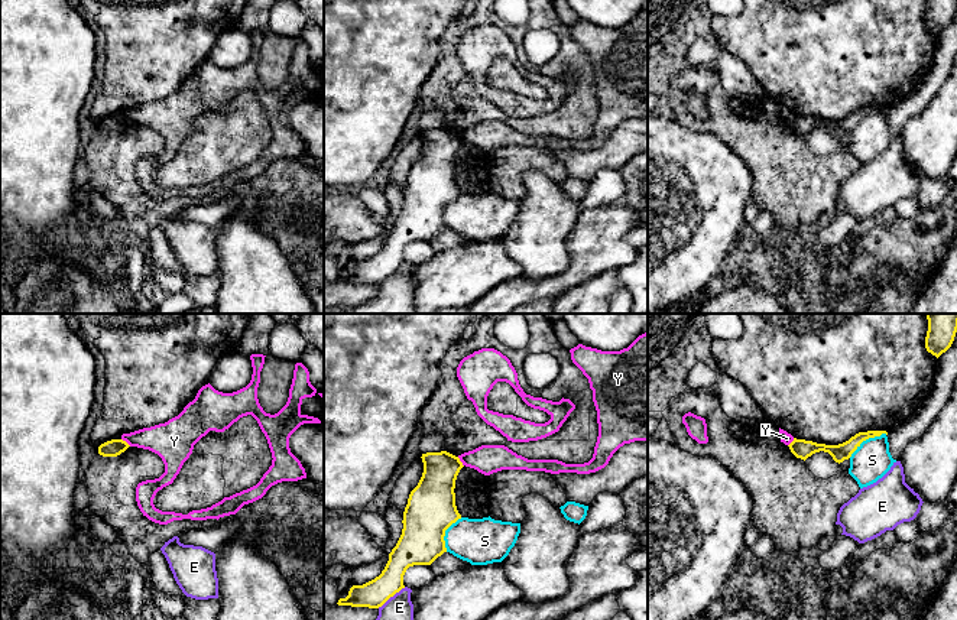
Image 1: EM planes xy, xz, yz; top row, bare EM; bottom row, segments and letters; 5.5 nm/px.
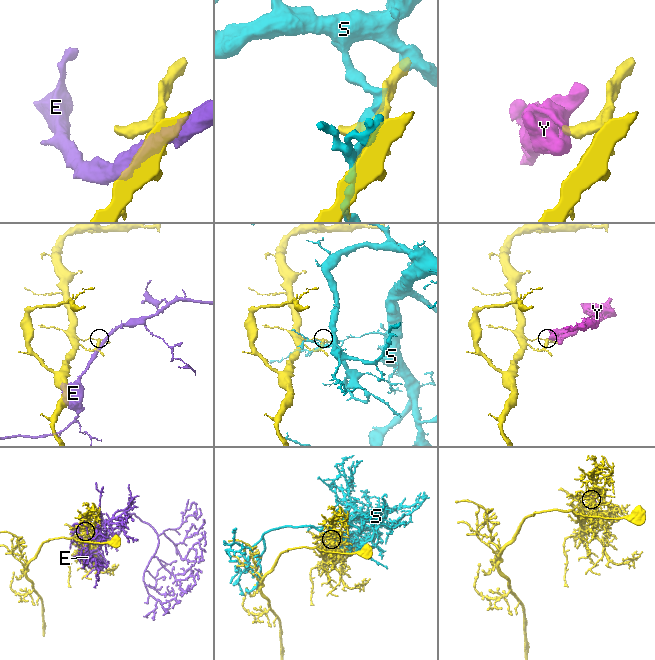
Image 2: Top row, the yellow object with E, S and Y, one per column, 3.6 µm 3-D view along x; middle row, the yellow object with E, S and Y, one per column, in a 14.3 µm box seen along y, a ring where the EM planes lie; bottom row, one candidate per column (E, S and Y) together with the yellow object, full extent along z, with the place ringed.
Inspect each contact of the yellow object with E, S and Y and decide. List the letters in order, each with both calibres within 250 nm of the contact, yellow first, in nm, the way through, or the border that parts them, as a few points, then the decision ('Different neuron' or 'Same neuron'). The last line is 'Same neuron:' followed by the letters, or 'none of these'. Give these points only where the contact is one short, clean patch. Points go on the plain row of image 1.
E: Thickness 160 nm (yellow) against 260 nm. Boundary: xz (405, 263), (378, 283). Different neuron
S: Thickness 100 nm (yellow) against 220 nm. Different neuron
Y: Thickness 100 nm (yellow) against 200 nm. Boundary: xy (122, 114), (130, 122). Different neuron
Same neuron: none of these

